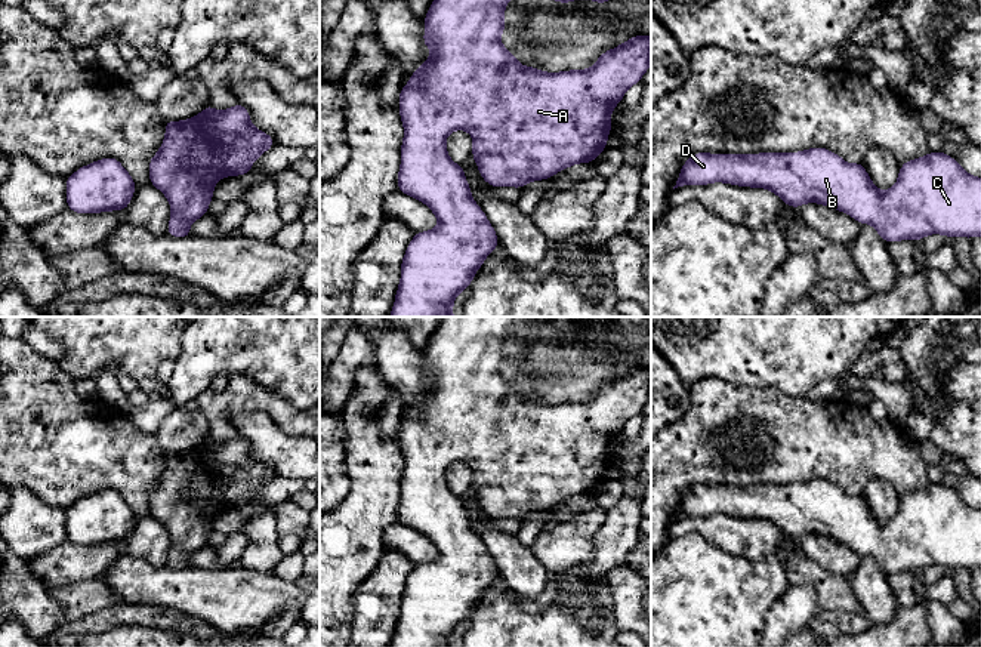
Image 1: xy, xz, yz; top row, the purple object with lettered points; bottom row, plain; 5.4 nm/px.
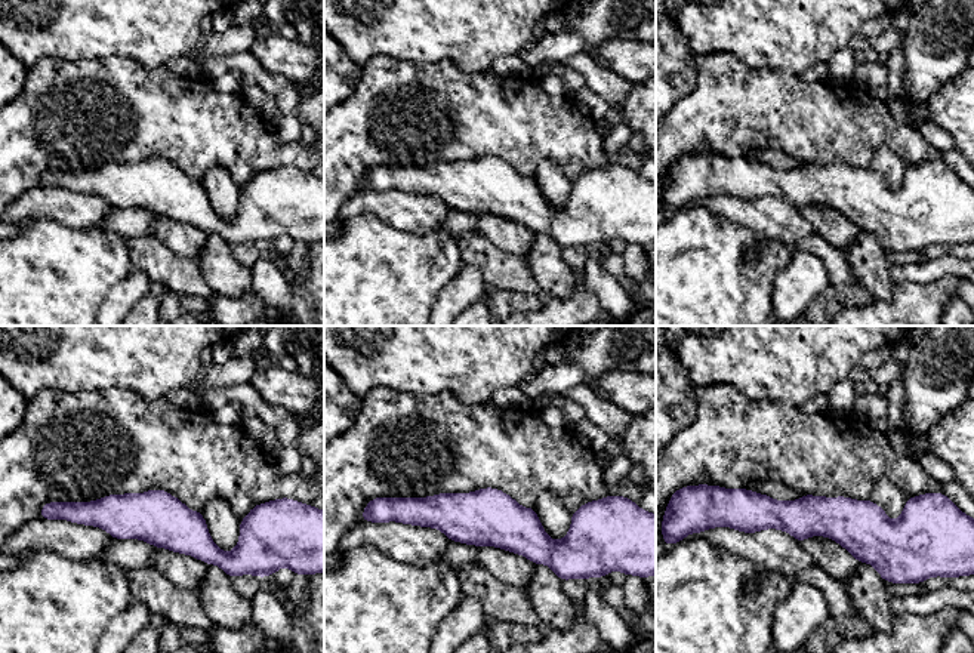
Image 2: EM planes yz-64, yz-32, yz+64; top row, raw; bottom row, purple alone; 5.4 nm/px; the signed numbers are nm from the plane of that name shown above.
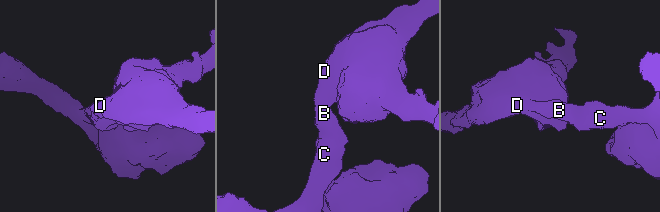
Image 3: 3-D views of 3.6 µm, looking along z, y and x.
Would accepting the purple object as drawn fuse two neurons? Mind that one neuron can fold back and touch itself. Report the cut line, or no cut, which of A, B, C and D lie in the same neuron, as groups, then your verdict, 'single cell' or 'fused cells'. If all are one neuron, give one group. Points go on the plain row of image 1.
no cut | A B C D | single cell

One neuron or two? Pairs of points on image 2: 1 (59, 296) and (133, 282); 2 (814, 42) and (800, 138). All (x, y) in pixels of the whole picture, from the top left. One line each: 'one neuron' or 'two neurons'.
1: two neurons
2: two neurons

